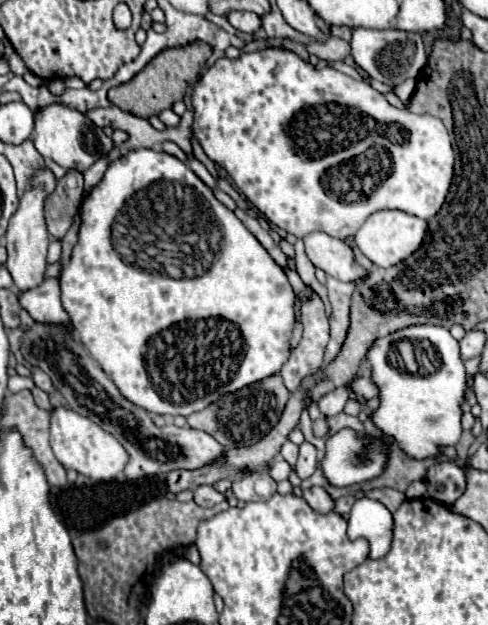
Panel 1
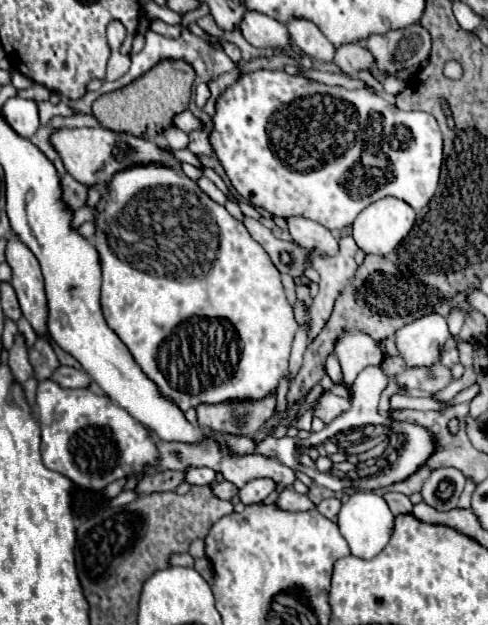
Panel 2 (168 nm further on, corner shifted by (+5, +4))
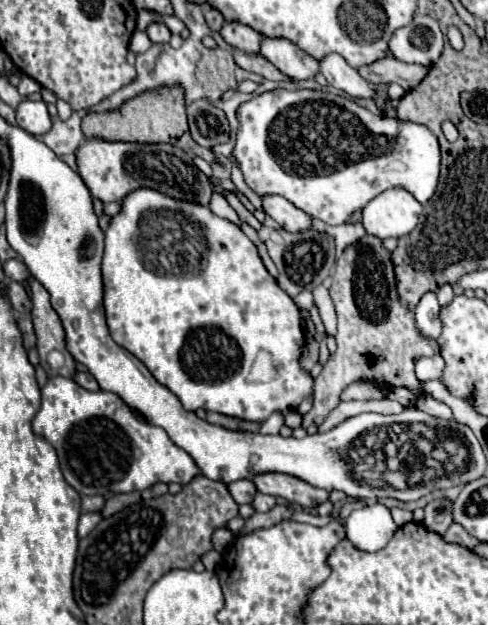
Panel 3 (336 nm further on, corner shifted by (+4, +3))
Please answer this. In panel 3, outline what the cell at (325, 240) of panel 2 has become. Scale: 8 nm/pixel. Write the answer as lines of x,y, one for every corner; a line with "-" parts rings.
266,196
262,198
262,204
264,204
264,212
268,212
268,216
272,216
286,232
298,234
312,230
312,218
306,212
298,210
294,204
290,204
286,198

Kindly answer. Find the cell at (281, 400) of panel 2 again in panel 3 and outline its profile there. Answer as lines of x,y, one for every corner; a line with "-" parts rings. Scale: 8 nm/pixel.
274,412
260,428
262,434
278,434
280,428
284,426
284,412

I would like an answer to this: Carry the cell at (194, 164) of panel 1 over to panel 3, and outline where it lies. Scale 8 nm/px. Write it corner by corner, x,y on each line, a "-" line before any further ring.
214,192
214,194
212,194
210,210
212,210
216,216
220,216
220,218
226,218
226,220
230,220
230,222
234,222
234,224
240,224
238,214
230,208
230,204
226,202
226,198
224,198
222,194
218,194
218,192

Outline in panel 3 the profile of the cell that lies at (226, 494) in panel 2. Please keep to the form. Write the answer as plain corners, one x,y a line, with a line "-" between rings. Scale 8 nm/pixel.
236,480
236,482
228,484
228,492
238,504
250,504
258,490
250,480

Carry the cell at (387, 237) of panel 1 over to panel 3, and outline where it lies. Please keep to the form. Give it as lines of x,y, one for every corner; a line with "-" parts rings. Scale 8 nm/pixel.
386,190
364,206
362,226
380,240
402,238
414,230
420,212
422,206
406,190

